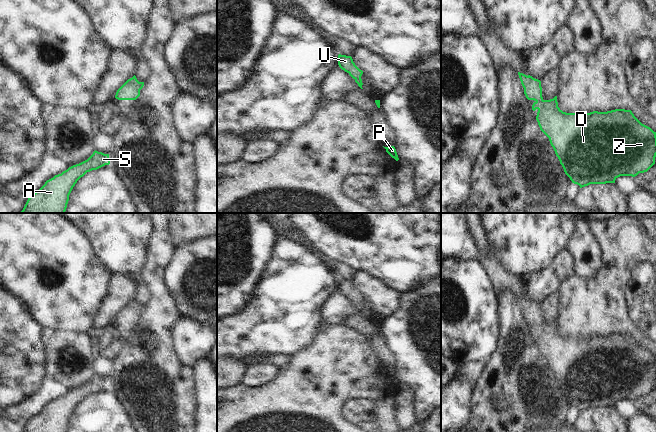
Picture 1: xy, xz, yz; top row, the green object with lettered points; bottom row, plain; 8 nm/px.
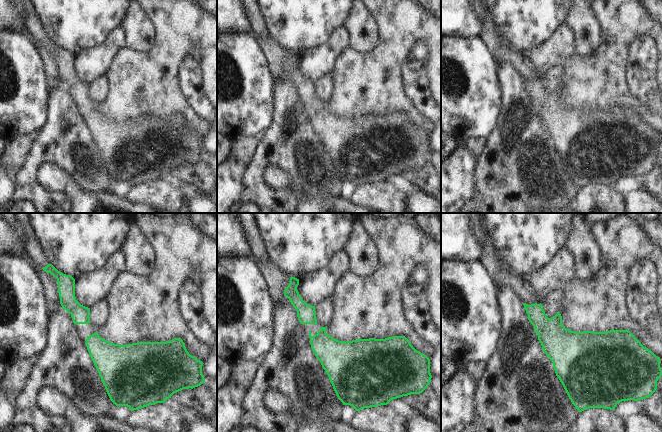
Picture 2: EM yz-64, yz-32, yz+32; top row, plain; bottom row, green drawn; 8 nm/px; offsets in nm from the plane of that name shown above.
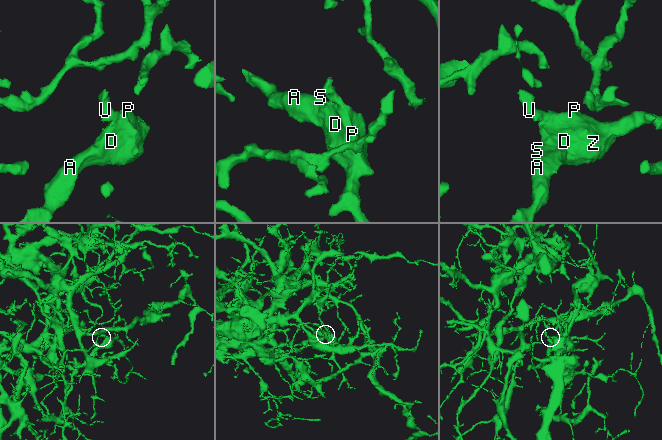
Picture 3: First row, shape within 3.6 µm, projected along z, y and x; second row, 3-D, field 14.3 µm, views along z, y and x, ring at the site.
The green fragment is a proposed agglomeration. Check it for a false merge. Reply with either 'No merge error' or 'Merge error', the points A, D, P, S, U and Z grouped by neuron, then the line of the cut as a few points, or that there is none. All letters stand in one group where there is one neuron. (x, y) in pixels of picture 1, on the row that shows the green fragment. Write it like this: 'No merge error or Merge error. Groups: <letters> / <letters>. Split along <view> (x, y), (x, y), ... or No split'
No merge error. Groups: A D P S U Z. No split.

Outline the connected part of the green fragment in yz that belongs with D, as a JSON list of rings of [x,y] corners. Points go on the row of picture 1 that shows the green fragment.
[[[518,72],[524,94],[528,100],[534,100],[532,110],[538,110],[536,120],[540,130],[549,138],[565,174],[572,183],[580,188],[590,184],[615,183],[620,176],[635,177],[647,172],[654,164],[656,157],[656,132],[642,124],[631,110],[615,109],[607,112],[566,113],[558,107],[557,96],[550,100],[542,97],[541,81],[530,75]]]

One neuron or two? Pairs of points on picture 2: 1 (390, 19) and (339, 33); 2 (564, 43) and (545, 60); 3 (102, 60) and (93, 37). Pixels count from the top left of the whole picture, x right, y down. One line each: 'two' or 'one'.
1: two
2: one
3: two

